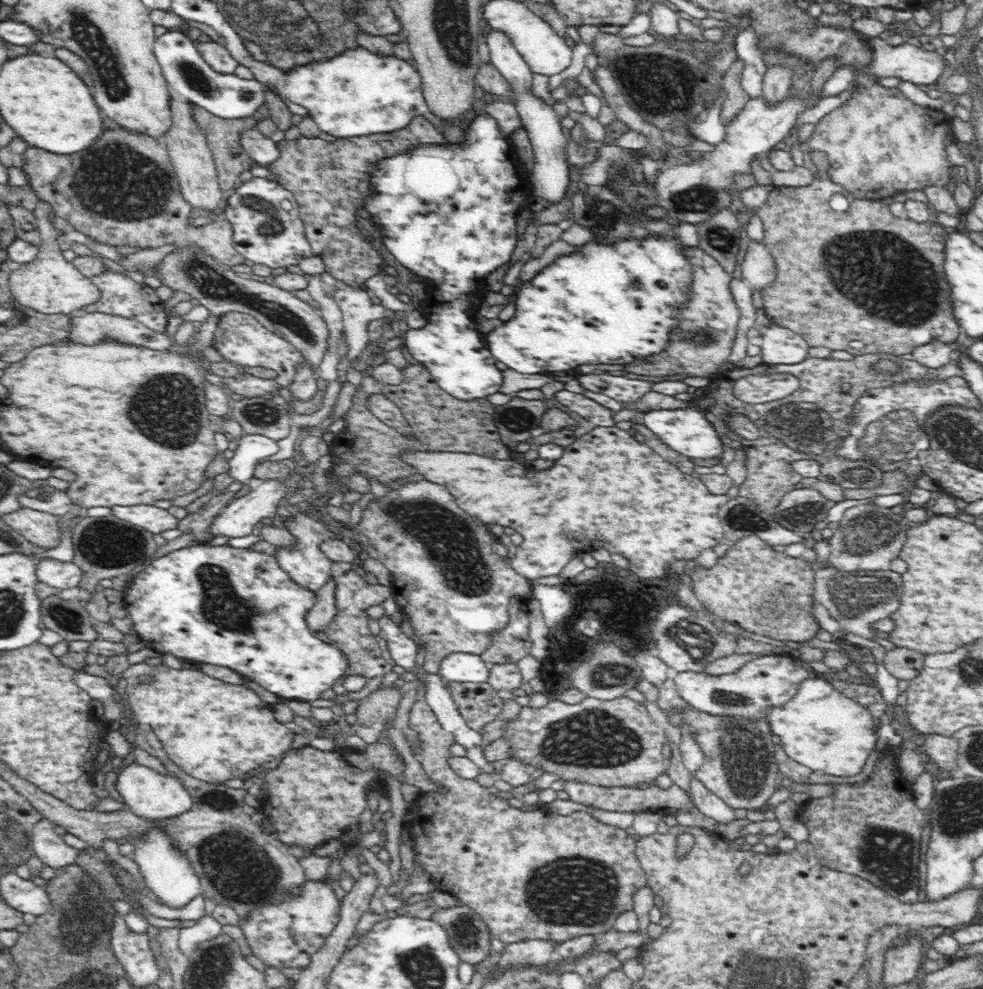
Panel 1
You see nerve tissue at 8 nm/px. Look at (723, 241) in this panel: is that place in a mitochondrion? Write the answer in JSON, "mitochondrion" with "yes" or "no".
{"mitochondrion":"yes"}

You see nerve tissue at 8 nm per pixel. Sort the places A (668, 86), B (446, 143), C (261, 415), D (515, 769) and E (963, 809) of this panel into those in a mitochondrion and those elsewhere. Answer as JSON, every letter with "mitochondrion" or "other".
{"A":"mitochondrion","B":"other","C":"mitochondrion","D":"other","E":"mitochondrion"}

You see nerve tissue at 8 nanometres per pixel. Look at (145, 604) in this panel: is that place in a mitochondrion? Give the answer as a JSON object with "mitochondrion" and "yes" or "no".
{"mitochondrion":"no"}

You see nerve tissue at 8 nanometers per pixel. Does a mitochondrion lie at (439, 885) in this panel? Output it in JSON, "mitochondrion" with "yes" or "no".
{"mitochondrion":"no"}

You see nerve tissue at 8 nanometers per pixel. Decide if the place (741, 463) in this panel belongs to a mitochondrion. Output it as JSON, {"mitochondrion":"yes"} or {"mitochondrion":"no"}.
{"mitochondrion":"no"}

